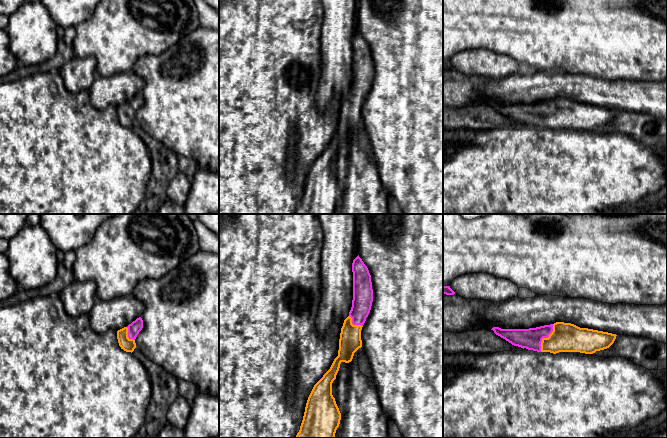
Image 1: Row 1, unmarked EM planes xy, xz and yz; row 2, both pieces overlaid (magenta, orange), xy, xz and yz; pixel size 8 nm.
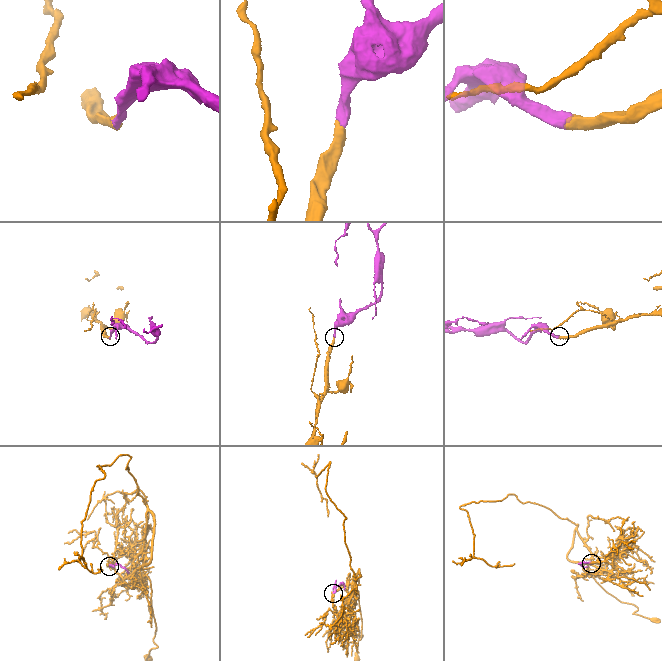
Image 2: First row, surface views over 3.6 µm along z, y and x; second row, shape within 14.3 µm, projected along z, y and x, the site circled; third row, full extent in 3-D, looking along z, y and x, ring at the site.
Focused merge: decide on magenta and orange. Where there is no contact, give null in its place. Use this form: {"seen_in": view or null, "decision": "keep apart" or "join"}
{"seen_in": "yz", "decision": "join"}

